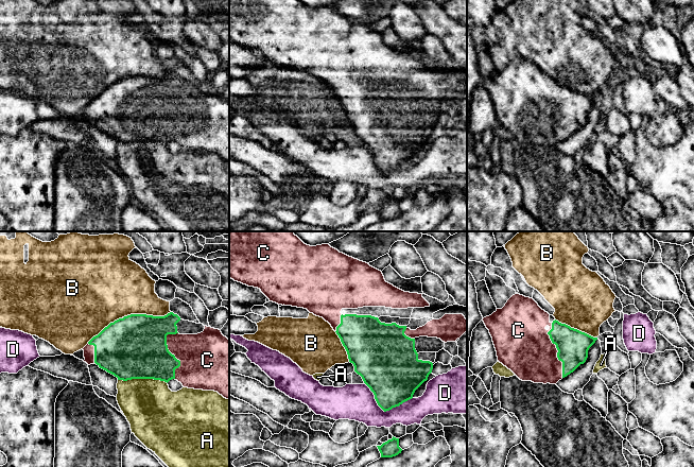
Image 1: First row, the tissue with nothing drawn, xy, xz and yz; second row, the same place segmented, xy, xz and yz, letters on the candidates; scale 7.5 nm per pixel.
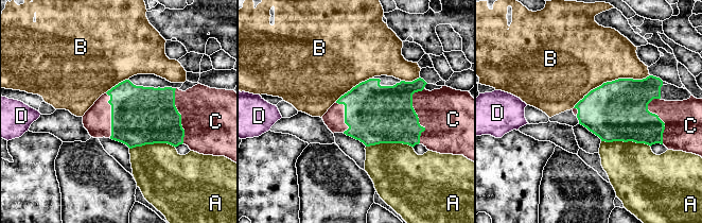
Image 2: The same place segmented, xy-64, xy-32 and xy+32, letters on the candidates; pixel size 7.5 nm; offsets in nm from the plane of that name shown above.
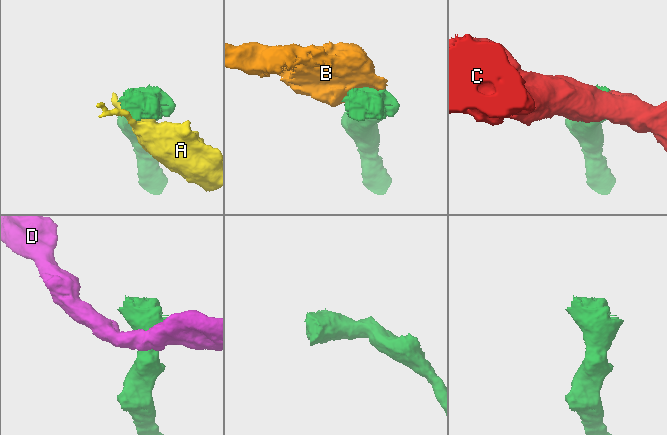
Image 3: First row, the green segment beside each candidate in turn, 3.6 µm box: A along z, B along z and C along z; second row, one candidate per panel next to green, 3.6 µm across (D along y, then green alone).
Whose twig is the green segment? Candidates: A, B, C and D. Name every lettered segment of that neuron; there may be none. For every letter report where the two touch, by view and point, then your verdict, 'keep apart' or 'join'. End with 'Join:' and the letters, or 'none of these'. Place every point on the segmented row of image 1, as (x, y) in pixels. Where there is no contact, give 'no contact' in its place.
A: xy (142, 378) | keep apart
B: xy (146, 315) | keep apart
C: xy (169, 351) | join
D: xz (384, 411) | keep apart
Join: C

